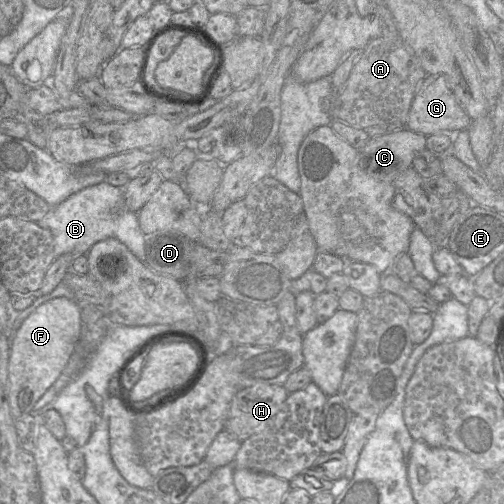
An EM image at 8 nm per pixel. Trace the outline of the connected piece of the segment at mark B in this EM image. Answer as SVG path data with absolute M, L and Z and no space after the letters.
M104 181L87 187L73 194L57 206L51 207L45 217L37 224L52 233L56 258L63 254L86 255L94 244L109 238L115 238L123 243L140 261L144 262L146 256L145 235L139 227L137 214L122 210L122 188L111 186Z

